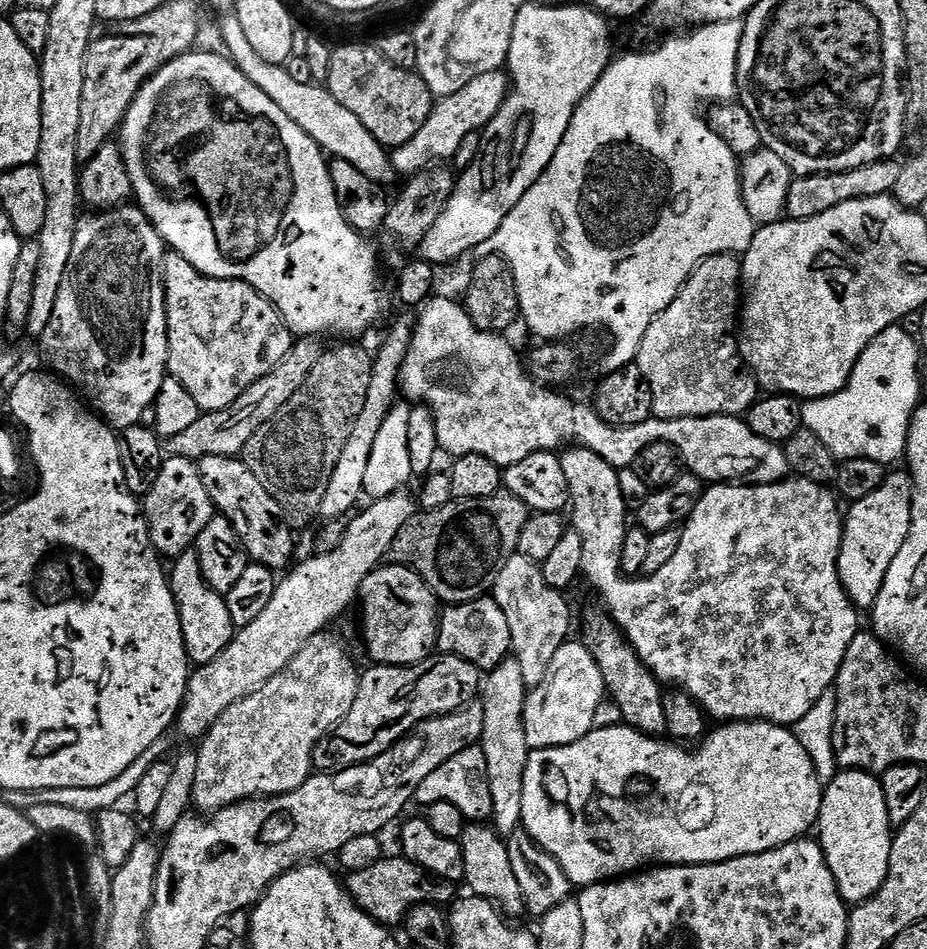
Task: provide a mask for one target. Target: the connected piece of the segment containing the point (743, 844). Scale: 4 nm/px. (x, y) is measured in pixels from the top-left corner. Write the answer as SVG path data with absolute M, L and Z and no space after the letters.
M749 720L747 722L724 722L719 726L720 728L716 728L707 733L699 741L698 746L700 748L696 748L693 752L687 752L686 747L677 746L675 743L667 742L668 744L663 744L663 739L657 738L655 735L648 735L644 732L640 732L639 729L633 728L628 724L621 722L615 724L614 726L610 726L609 728L593 728L591 732L587 732L581 740L578 742L574 742L573 744L567 744L566 746L562 746L561 748L546 748L543 749L542 752L542 770L544 766L544 779L542 779L542 785L545 788L545 798L543 799L543 803L535 803L537 809L533 811L532 821L529 828L526 829L527 835L531 837L533 841L536 842L544 851L548 852L560 863L561 870L564 871L565 875L568 876L571 883L573 885L578 886L587 886L589 884L603 884L610 880L615 880L617 878L623 878L629 874L639 873L641 870L651 869L653 866L687 866L690 864L721 864L722 862L726 862L727 860L733 860L734 858L738 858L739 856L749 856L750 854L762 854L763 852L769 852L770 850L774 850L778 846L782 846L783 844L789 844L790 842L794 842L795 840L807 837L809 835L808 832L817 827L818 821L820 819L820 810L821 804L824 802L824 784L821 780L820 776L816 773L816 766L812 761L810 754L804 748L802 742L796 736L795 731L791 727L785 726L783 724L769 724L767 720Z

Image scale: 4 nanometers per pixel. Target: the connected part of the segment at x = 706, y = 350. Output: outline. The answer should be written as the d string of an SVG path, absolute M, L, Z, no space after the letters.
M735 255L712 256L696 268L678 298L666 308L642 338L635 363L652 387L652 414L658 420L691 416L740 416L758 399L758 381L743 355L738 339L738 317L742 312L742 264Z

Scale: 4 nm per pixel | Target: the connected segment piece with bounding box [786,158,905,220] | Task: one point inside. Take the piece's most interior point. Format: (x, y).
(810, 195)

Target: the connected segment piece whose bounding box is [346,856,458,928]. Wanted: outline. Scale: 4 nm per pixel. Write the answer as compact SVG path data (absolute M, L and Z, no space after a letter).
M388 856L370 868L351 873L347 877L346 887L364 911L391 928L397 927L398 923L401 925L414 906L425 903L446 906L453 903L458 894L453 881L441 878L405 856Z

